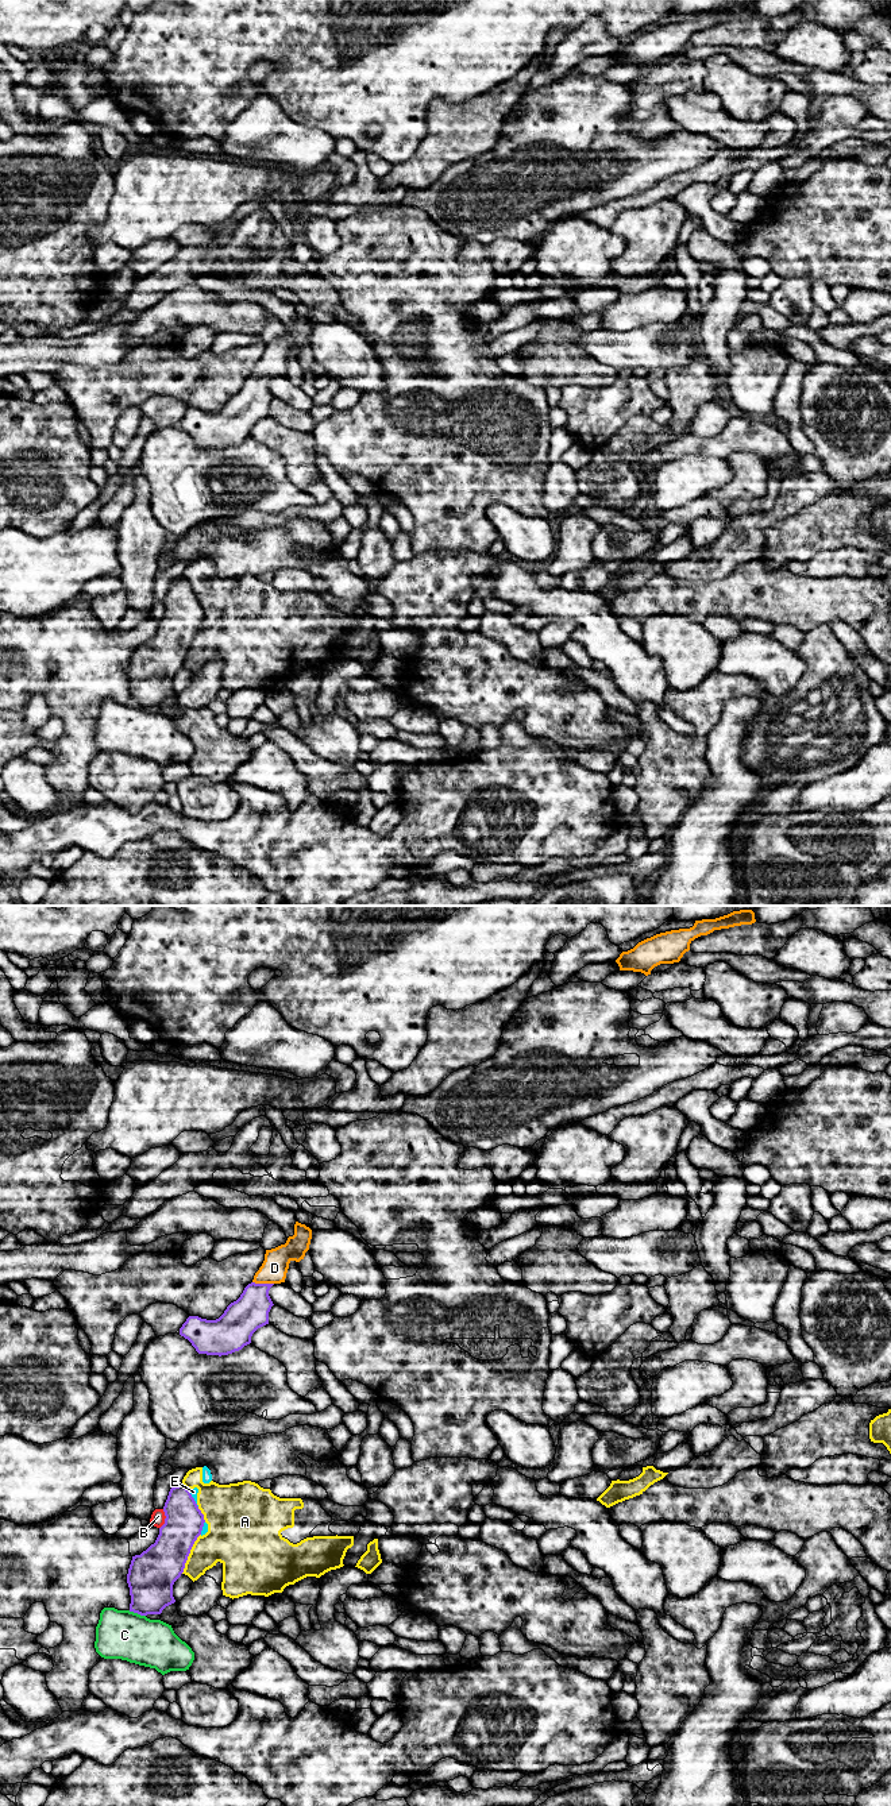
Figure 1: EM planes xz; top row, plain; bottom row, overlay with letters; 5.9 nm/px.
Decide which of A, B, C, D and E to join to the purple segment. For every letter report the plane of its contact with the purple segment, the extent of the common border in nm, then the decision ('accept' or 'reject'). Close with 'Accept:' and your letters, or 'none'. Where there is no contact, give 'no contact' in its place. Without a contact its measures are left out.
A: xz | 260 nm | reject
B: xz | 120 nm | reject
C: xz | 110 nm | reject
D: xz | 130 nm | accept
E: xz | 130 nm | reject
Accept: D

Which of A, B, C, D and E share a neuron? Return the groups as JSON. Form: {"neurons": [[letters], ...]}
{"neurons": [["A", "E"], ["B"], ["C"], ["D"]]}

